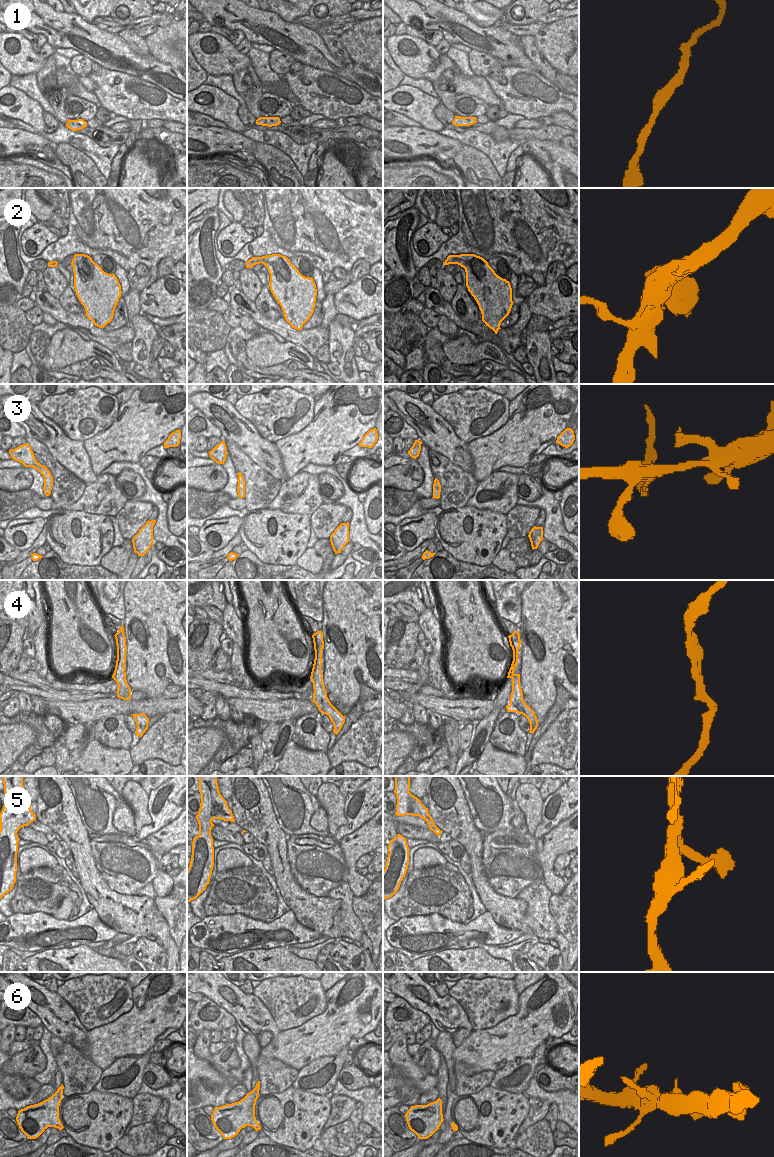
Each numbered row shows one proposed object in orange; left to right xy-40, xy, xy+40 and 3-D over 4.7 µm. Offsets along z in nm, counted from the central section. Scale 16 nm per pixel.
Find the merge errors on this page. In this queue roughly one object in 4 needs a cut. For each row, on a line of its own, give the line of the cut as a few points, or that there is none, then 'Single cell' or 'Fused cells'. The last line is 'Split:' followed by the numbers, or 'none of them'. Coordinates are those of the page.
1: No split. Single cell
2: No split. Single cell
3: Split along xy+40 (433, 486), (433, 492), (436, 497). Fused cells
4: No split. Single cell
5: No split. Single cell
6: No split. Single cell
Split: 3

